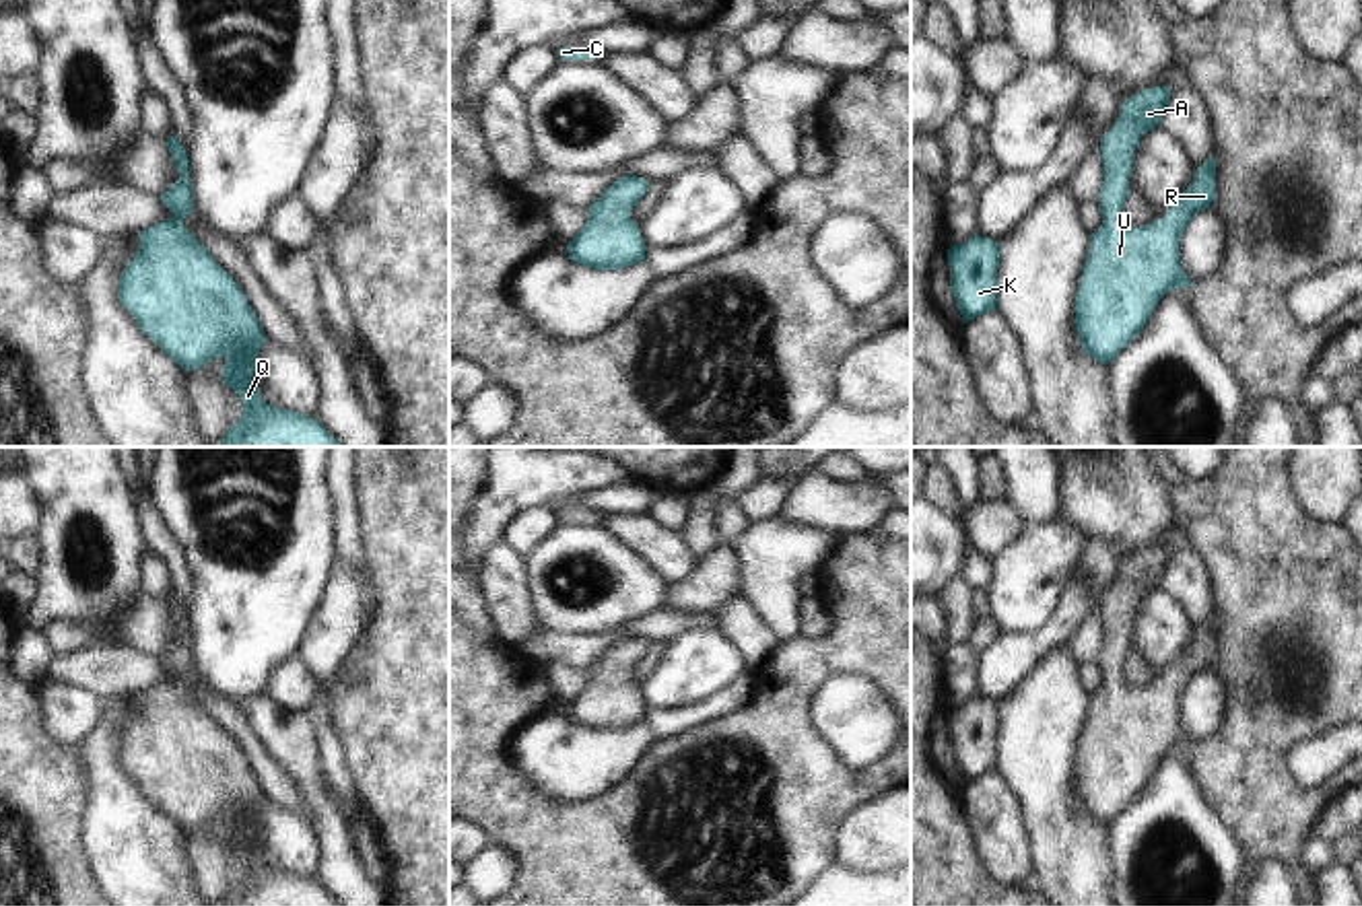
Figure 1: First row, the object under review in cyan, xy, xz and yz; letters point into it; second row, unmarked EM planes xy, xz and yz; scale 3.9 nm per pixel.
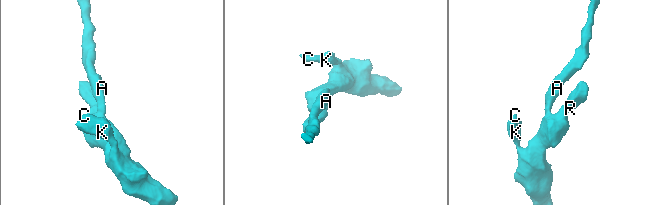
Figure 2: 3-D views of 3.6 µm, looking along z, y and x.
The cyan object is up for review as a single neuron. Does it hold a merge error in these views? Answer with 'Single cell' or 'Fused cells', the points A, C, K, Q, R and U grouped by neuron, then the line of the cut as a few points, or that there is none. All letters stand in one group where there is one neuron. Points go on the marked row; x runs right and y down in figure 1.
Single cell. Groups: A C K Q R U. No split.

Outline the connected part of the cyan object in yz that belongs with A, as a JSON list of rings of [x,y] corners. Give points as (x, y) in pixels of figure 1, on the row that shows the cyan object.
[[[1152,86],[1131,95],[1100,142],[1102,224],[1092,233],[1076,294],[1076,329],[1082,350],[1104,364],[1144,329],[1168,290],[1193,284],[1181,266],[1179,243],[1189,220],[1216,198],[1216,159],[1210,156],[1162,218],[1137,229],[1123,218],[1133,152],[1148,130],[1162,126],[1170,91]]]

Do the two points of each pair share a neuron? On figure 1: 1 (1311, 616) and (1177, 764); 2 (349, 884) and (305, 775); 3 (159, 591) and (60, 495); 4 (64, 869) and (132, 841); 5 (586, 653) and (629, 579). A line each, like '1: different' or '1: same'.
1: different
2: same
3: different
4: different
5: different

